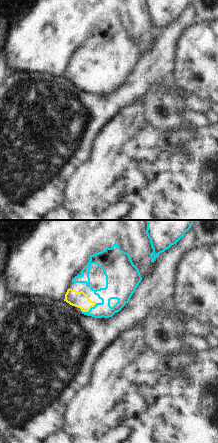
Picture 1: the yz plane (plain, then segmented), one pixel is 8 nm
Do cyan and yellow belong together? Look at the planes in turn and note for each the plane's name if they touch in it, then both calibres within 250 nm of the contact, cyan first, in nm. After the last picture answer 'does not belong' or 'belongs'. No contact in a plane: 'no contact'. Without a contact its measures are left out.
yz | 150/130 nm

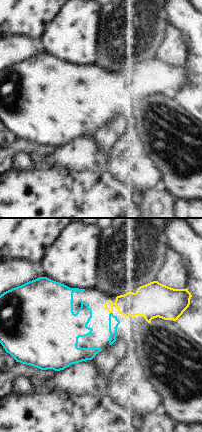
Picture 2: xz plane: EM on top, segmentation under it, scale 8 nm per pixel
xz | 80/60 nm

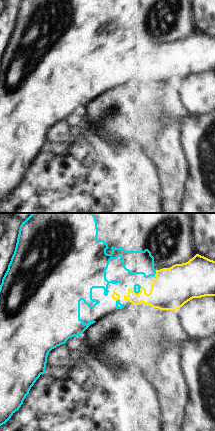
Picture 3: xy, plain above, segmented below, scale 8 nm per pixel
xy | 190/320 nm

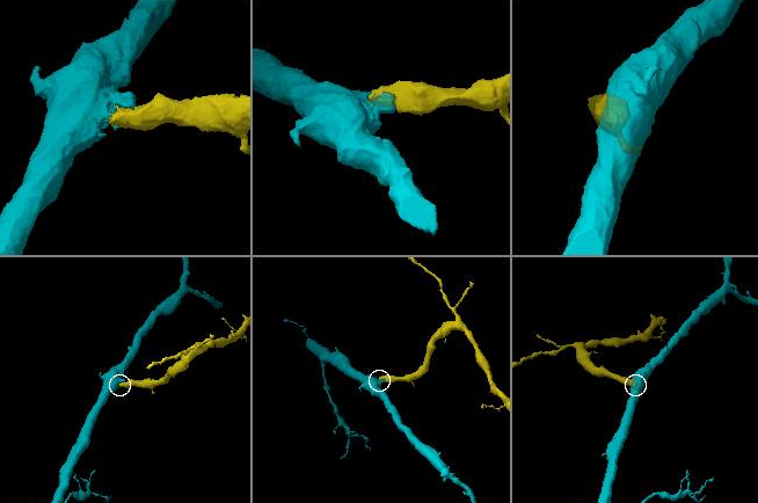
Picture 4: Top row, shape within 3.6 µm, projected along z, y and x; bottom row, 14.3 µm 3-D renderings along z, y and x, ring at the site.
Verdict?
belongs

